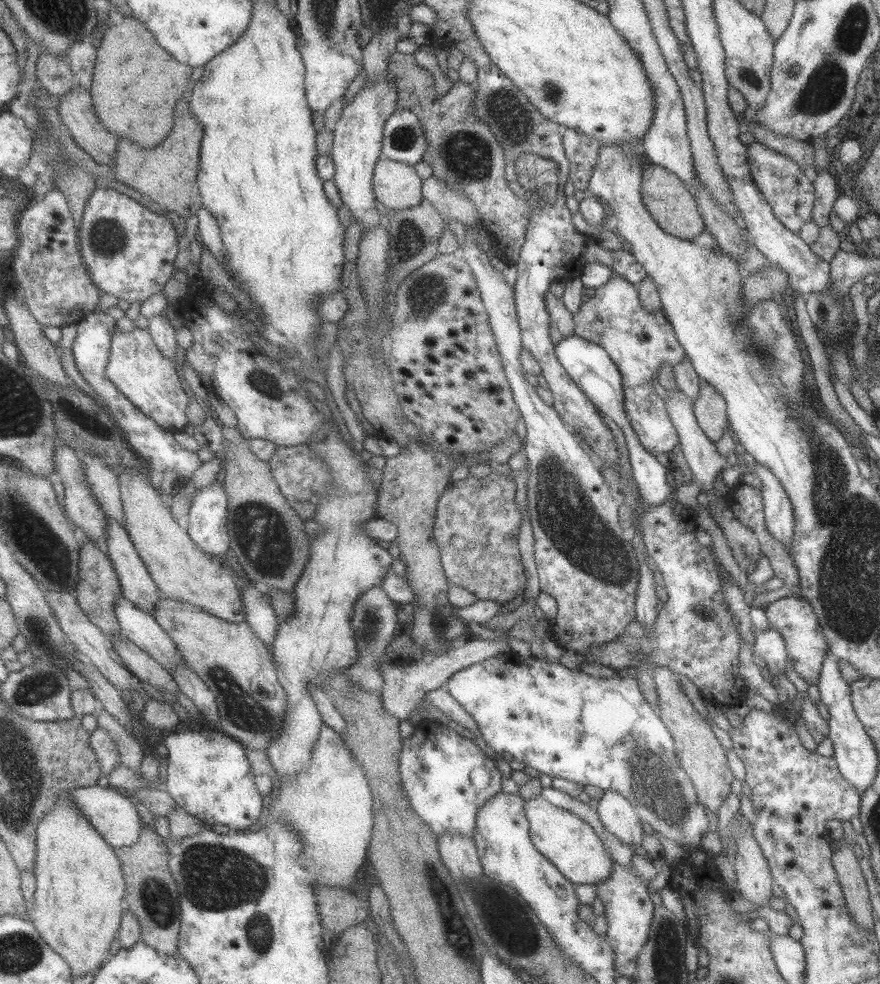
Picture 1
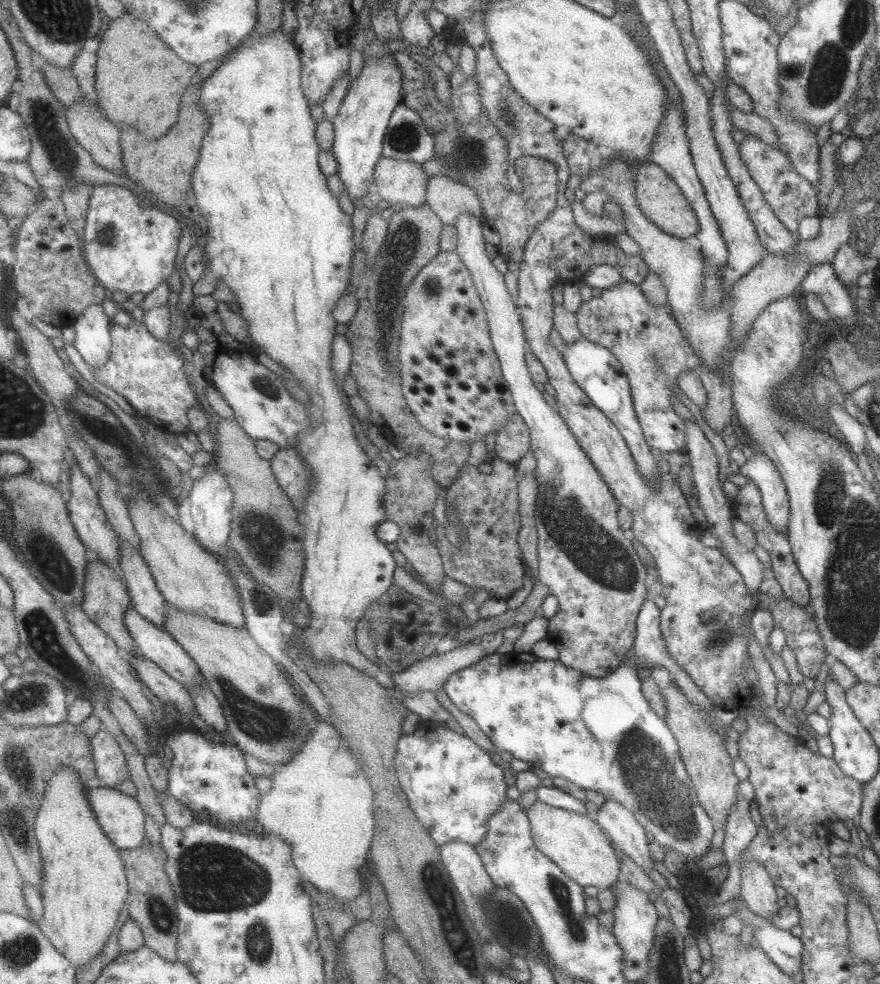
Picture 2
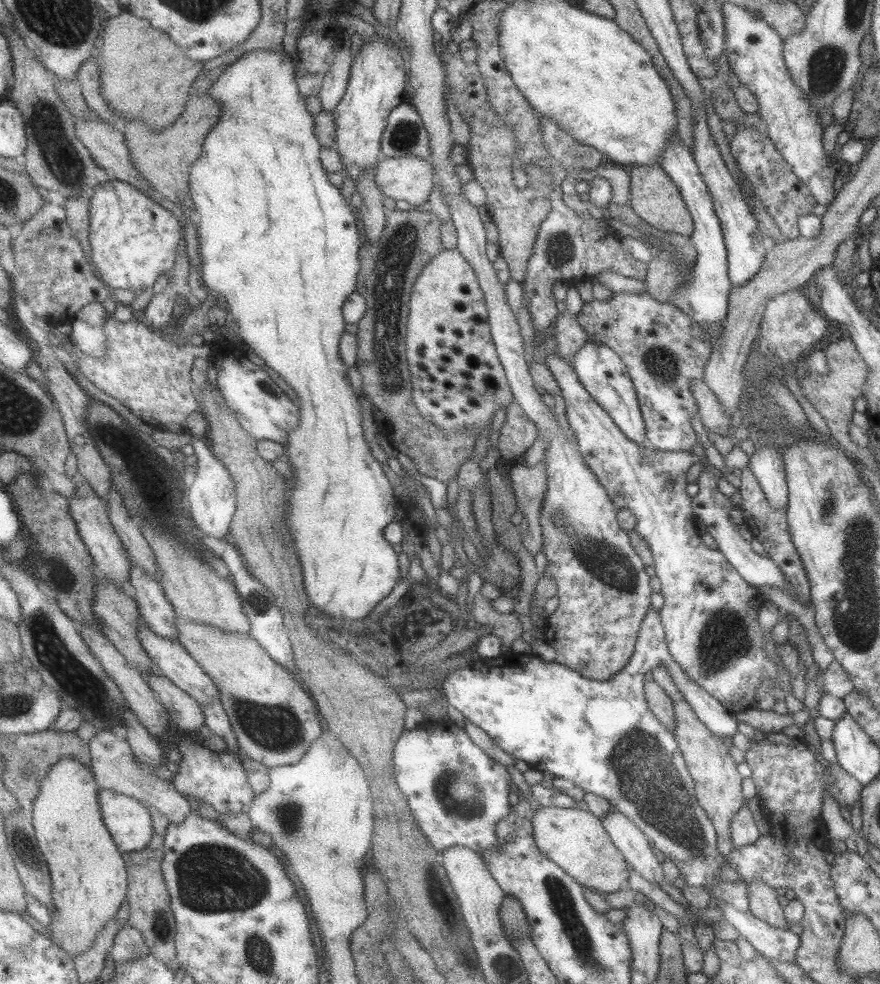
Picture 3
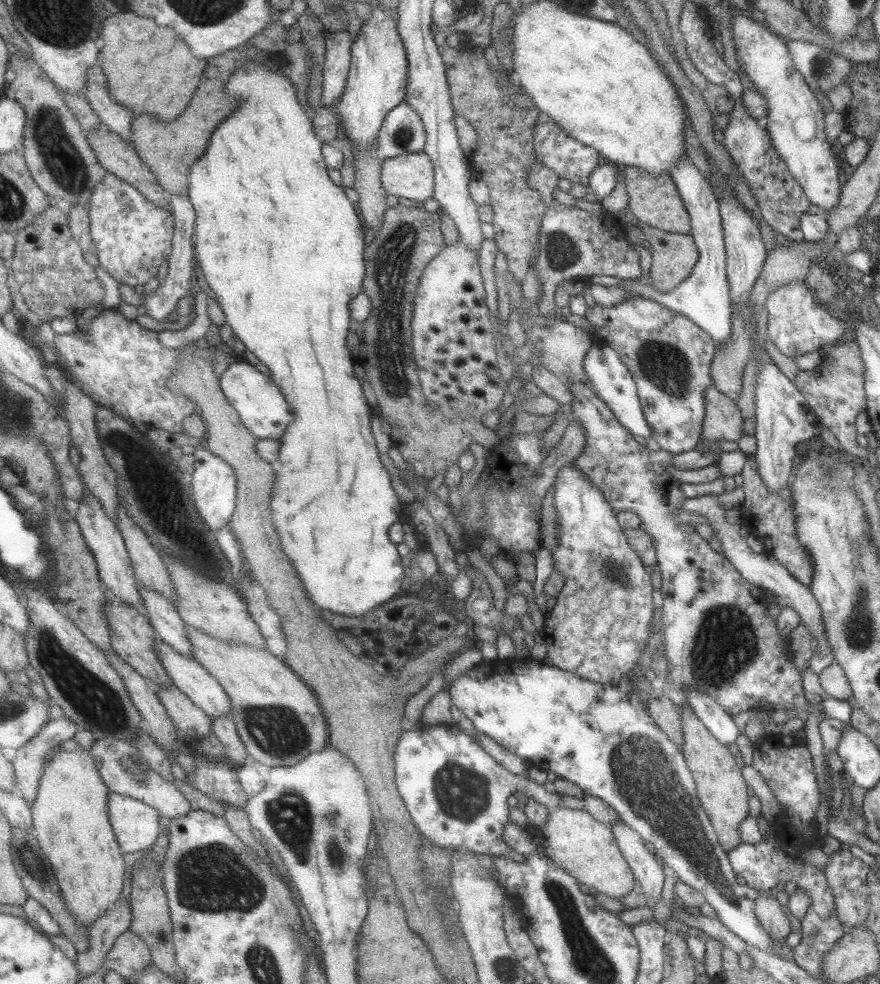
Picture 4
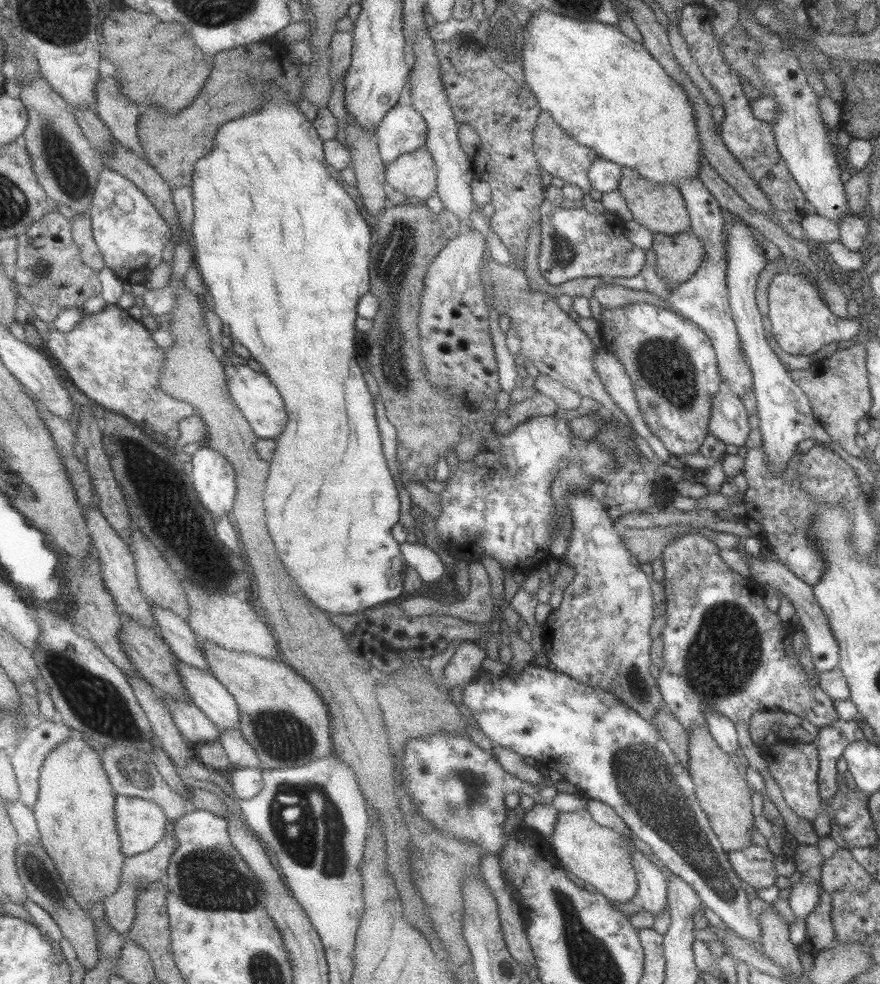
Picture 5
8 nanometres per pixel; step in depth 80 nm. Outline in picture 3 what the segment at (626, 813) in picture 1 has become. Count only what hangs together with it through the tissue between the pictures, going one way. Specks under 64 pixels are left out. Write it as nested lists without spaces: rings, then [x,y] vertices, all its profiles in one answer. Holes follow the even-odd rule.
[[[611,808],[600,818],[609,840],[622,854],[625,862],[651,884],[665,879],[661,864],[655,859],[647,837],[622,812]]]

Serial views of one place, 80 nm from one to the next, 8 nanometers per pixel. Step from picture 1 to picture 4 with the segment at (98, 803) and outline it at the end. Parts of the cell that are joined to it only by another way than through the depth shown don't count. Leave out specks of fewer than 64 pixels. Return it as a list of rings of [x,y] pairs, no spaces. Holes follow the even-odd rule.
[[[121,793],[107,794],[108,816],[121,852],[152,846],[159,834],[159,813],[151,805]]]

